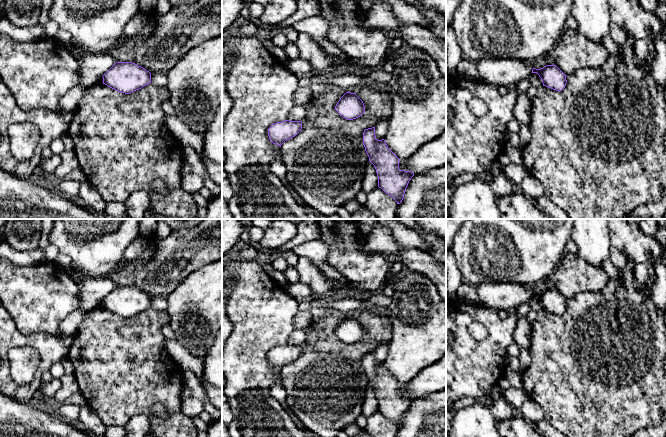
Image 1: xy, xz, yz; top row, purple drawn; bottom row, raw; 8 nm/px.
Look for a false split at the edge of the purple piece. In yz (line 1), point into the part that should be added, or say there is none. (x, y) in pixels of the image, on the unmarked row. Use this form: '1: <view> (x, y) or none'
1: yz (506, 296)

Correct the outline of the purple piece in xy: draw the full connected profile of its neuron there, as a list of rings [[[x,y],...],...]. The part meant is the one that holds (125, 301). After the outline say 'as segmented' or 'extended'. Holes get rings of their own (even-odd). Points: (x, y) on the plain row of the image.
[[[116,286],[102,301],[103,308],[125,318],[151,307],[151,297],[132,286]]]; as segmented

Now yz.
[[[486,282],[476,287],[479,303],[485,307],[513,312],[522,303],[537,297],[543,310],[562,315],[566,310],[566,300],[556,289],[546,289],[541,293],[533,292],[530,287],[509,282]]]; extended

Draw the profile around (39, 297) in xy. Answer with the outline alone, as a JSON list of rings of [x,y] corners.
[[[0,258],[0,301],[21,334],[43,332],[59,336],[60,324],[79,308],[81,298],[79,285],[67,270],[54,261],[18,266],[8,259]]]

